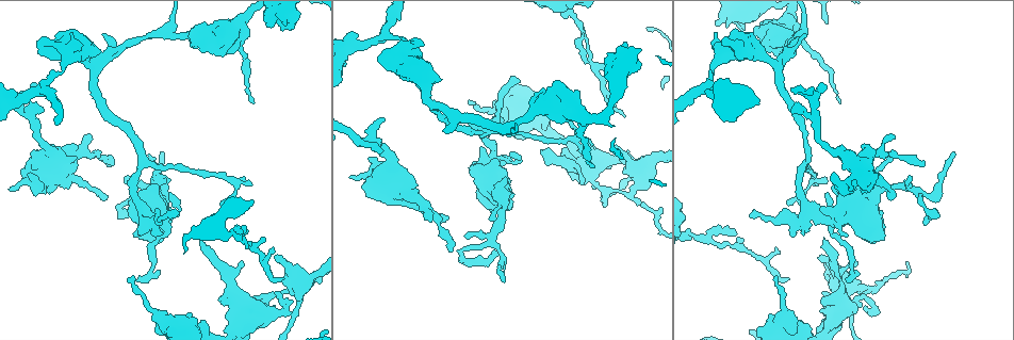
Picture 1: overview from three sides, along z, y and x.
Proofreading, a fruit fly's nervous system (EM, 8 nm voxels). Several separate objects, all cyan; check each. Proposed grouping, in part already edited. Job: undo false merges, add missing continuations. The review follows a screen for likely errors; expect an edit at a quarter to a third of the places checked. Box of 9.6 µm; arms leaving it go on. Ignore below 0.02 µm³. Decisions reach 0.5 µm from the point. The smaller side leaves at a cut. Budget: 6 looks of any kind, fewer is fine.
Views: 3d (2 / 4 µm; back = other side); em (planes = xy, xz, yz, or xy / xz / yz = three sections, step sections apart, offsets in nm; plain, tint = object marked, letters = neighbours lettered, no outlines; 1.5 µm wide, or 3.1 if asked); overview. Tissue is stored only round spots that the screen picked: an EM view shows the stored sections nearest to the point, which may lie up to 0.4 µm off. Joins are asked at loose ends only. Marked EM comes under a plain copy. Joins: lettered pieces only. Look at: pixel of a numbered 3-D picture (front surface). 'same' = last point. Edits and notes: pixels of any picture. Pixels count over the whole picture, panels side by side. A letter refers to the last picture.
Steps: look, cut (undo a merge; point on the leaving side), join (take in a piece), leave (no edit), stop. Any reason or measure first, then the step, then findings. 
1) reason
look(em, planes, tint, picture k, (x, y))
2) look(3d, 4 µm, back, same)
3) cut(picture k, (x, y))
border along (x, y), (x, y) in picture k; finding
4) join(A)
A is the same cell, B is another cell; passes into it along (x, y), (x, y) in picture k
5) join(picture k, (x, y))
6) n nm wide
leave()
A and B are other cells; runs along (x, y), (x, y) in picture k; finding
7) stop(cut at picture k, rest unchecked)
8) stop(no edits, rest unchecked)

an open end
look(3d, 4 µm, picture 1, (542, 129))

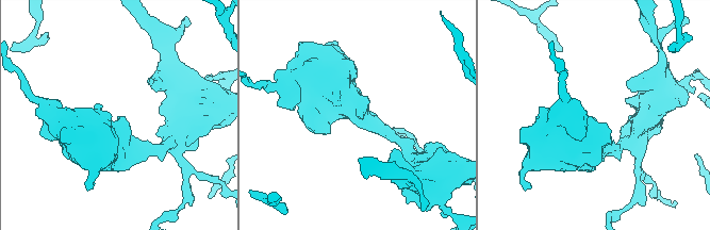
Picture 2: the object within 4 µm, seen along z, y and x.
look(em, yz, step 4, letters, picture 2, (118, 118))

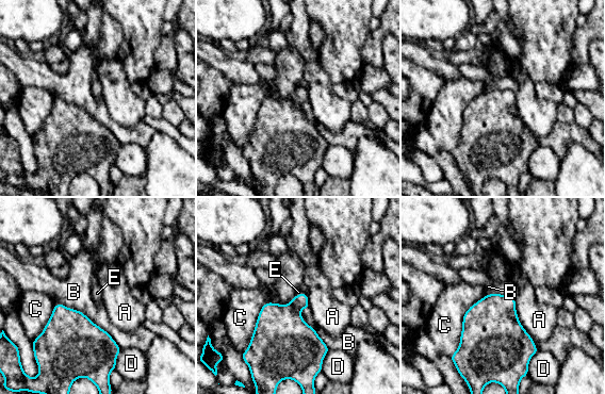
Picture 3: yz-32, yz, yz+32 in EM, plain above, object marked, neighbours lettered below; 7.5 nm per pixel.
cut it another way
look(em, planes, letters, same)

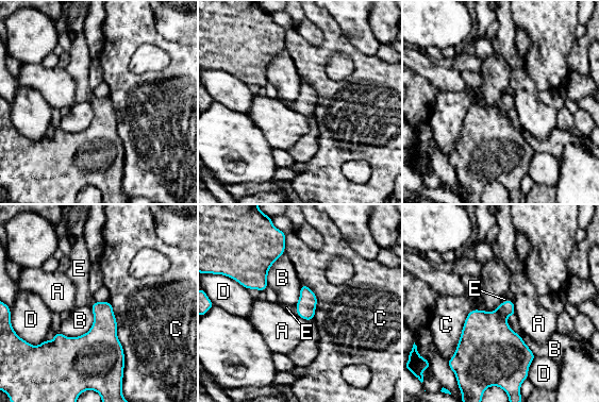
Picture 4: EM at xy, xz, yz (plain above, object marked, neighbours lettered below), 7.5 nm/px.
join(E)
E is the same cell, A, B, C and D are other cells; it goes on there

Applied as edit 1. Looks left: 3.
branch stops here
look(em, planes, letters, picture 1, (476, 103))

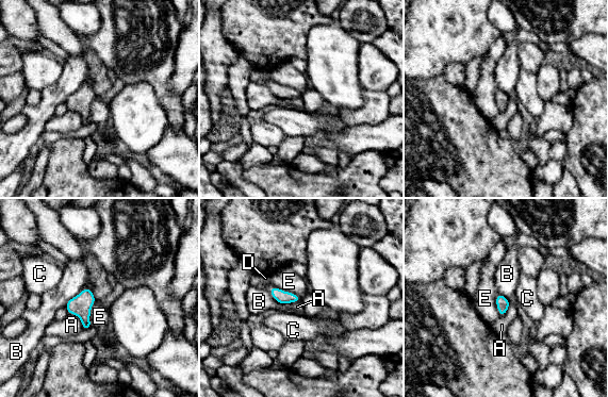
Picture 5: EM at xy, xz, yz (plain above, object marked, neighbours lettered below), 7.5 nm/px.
100 nm wide
join(D)
D is the same cell, A, B, C and E are other cells; passes into it along (280, 296), (272, 287), (266, 279) in picture 5; the cell continues

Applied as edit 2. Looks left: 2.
see it whole again
look(overview)

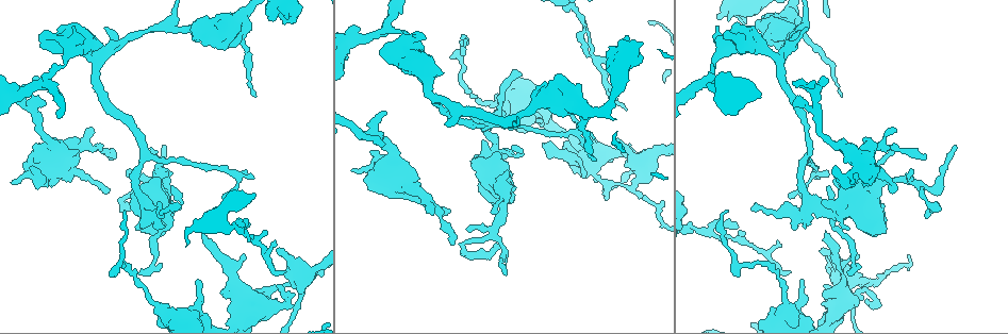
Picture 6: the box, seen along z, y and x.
free end
look(em, planes, letters, picture 6, (826, 231))

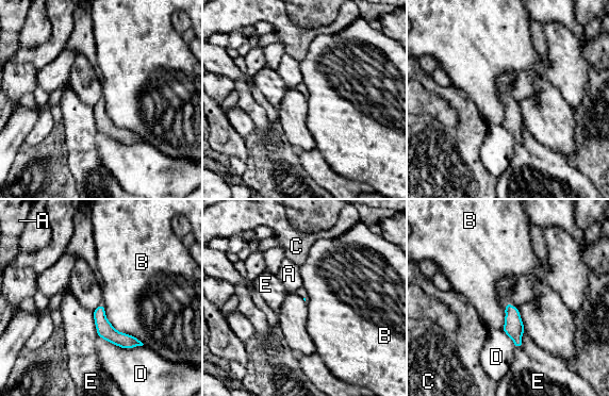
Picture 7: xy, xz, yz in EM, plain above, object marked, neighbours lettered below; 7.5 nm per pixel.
leave()
A, B, C, D and E are other cells; border along (103, 306), (117, 330), (144, 344) in picture 7; none of them fits

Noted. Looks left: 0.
stop(join at picture 4, join at picture 5, rest unchecked)

